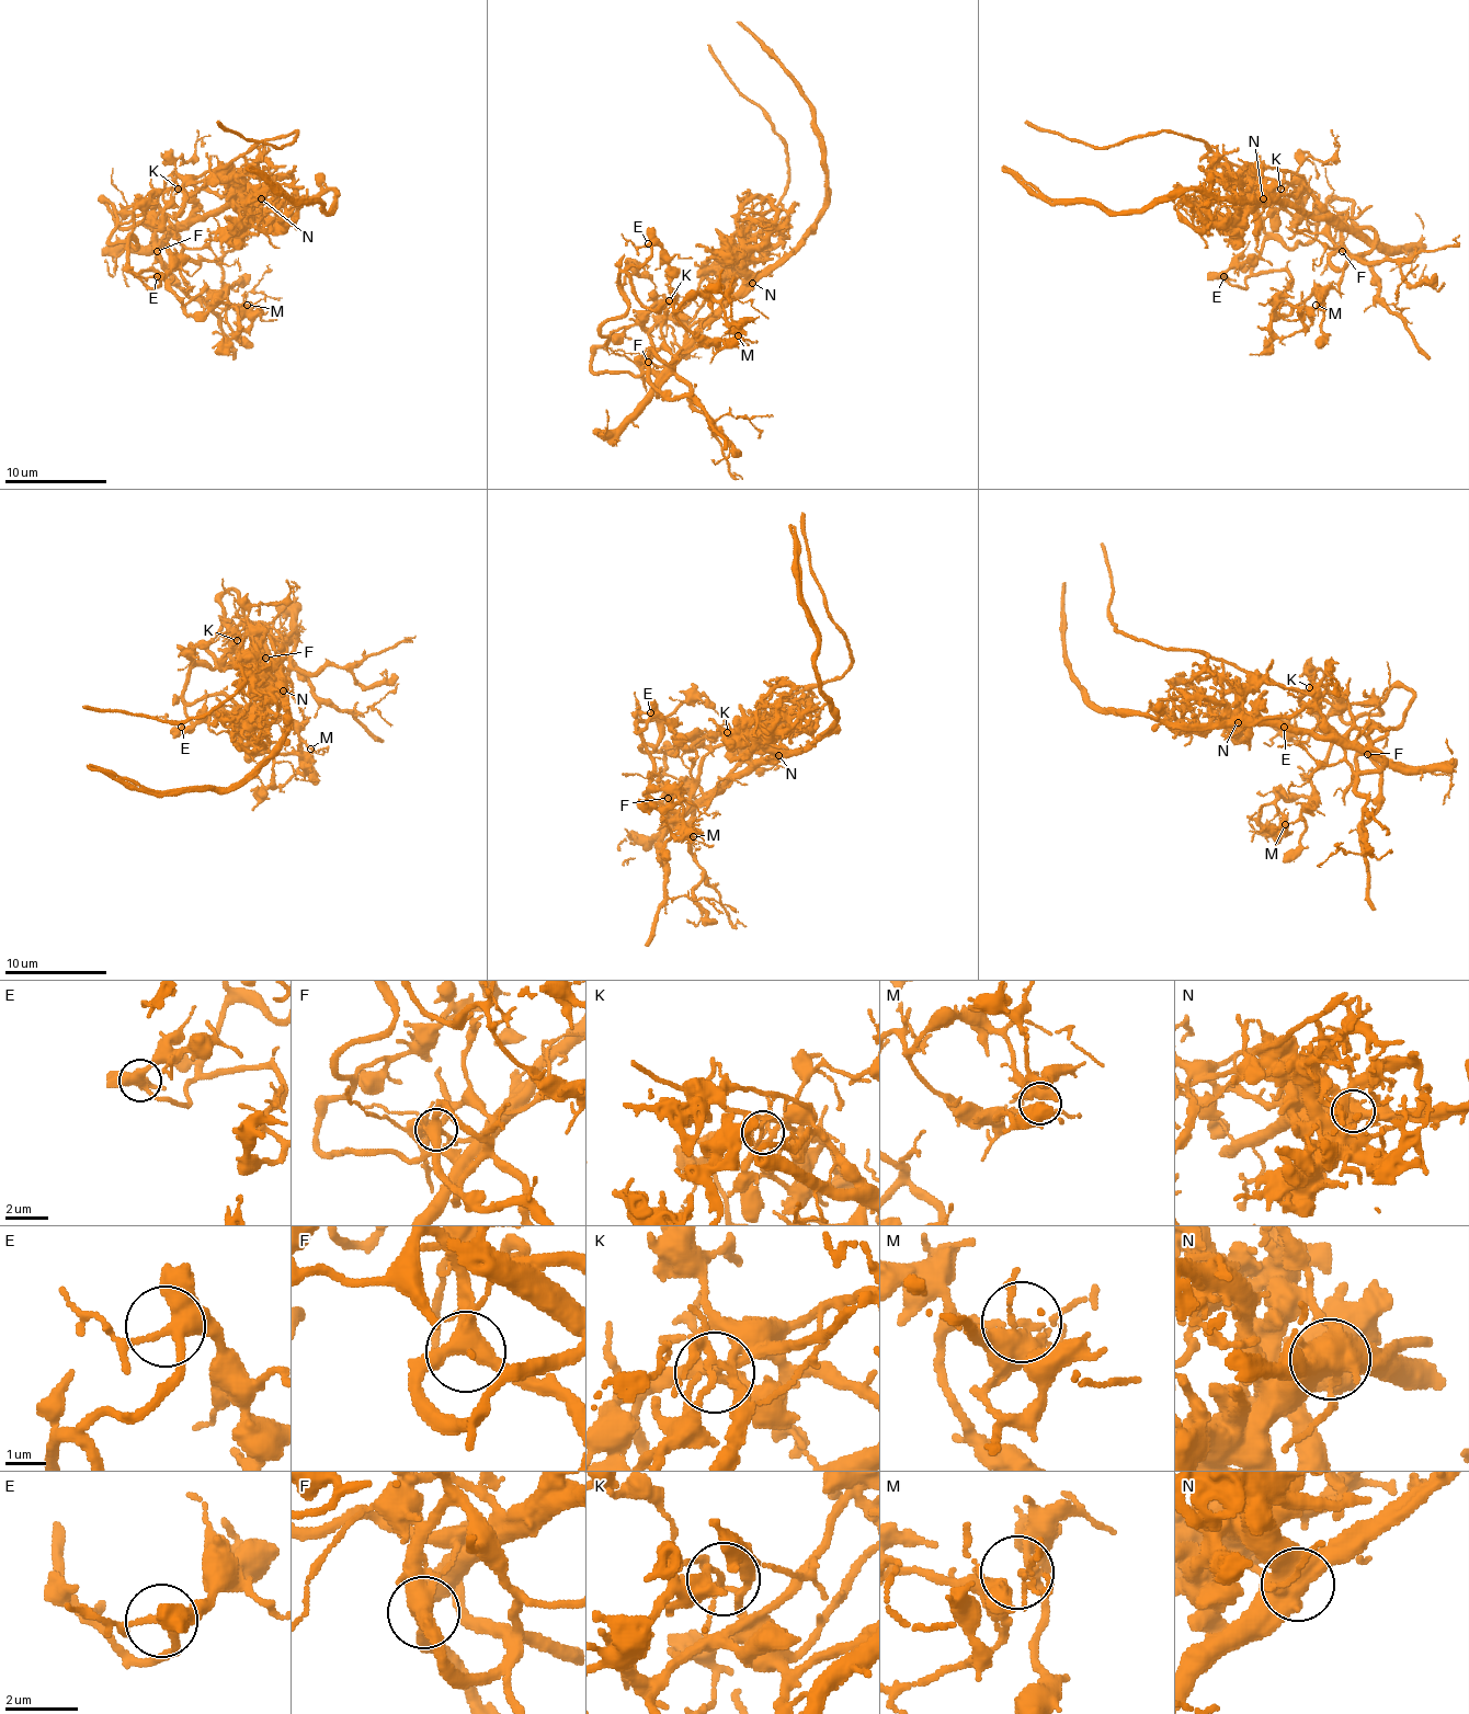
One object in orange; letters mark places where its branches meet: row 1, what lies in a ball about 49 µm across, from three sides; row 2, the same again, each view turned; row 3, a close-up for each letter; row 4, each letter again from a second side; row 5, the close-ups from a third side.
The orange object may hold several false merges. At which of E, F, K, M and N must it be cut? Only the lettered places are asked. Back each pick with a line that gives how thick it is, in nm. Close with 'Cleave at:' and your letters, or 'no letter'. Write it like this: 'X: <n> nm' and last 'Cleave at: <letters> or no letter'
K: 170 nm
N: 550 nm
Cleave at: K, N

